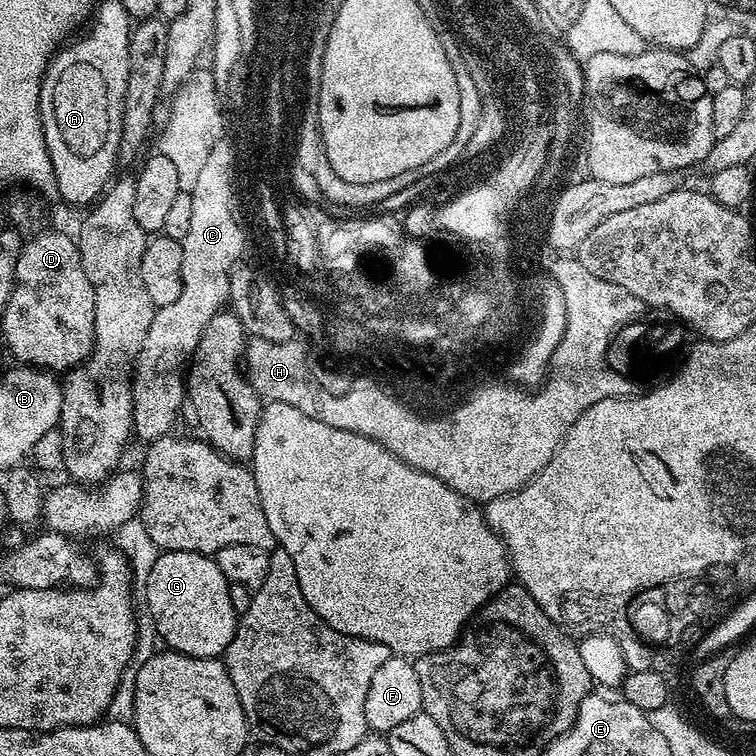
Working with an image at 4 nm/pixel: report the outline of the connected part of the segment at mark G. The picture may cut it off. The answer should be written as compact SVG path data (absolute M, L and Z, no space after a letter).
M165 552L154 563L150 578L146 587L146 602L149 603L150 614L156 624L156 635L173 652L181 652L187 656L198 658L223 657L225 650L236 633L238 608L232 605L233 589L228 579L218 570L215 559L212 556L203 556L201 552Z

